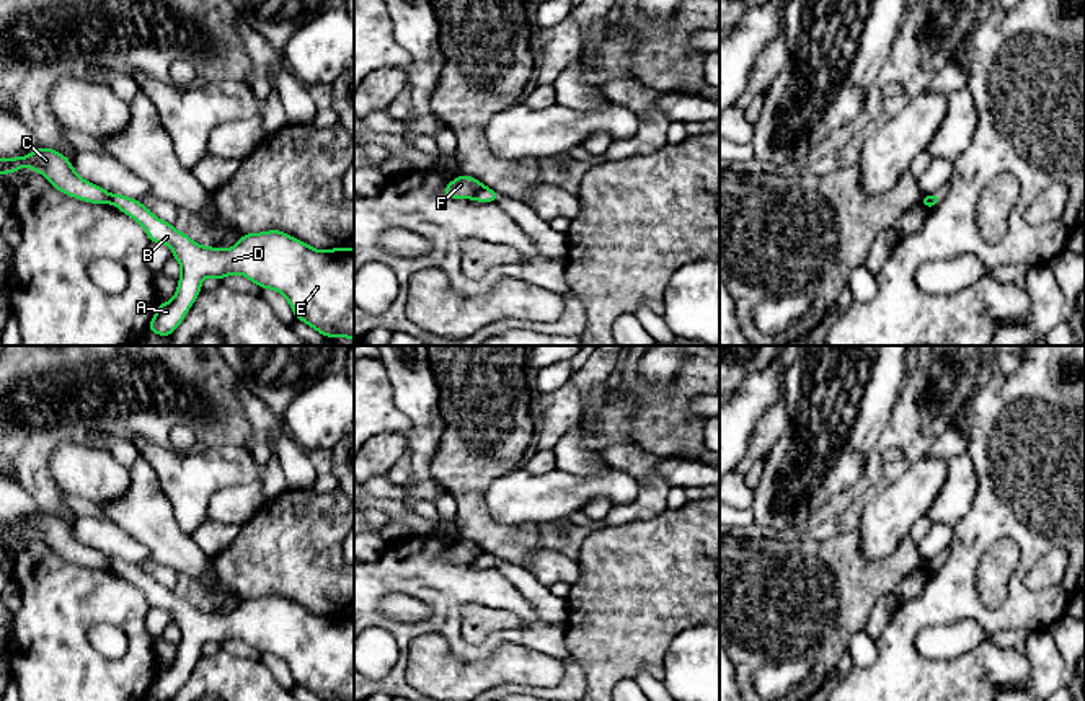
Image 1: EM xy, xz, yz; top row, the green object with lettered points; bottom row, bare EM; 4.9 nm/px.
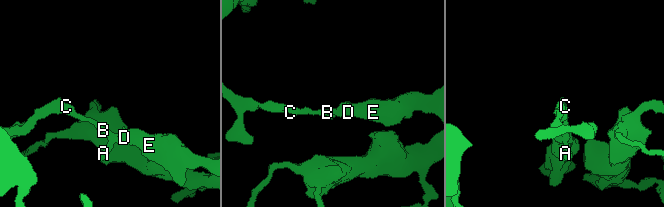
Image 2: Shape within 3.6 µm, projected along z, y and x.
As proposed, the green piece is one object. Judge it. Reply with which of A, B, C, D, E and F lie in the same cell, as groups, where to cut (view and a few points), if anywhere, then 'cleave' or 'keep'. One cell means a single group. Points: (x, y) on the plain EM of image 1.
groups A B D E / C F; cut xz (483, 551), (473, 563); cleave

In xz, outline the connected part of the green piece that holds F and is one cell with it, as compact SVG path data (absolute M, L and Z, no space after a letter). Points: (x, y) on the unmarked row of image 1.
M458 540L442 554L442 558L452 564L475 564L483 553L483 548L480 548L476 543Z

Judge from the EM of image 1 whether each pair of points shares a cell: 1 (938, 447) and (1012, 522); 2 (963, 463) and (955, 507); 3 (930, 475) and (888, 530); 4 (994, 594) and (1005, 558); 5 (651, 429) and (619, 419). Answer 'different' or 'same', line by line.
1: different
2: same
3: same
4: same
5: different

